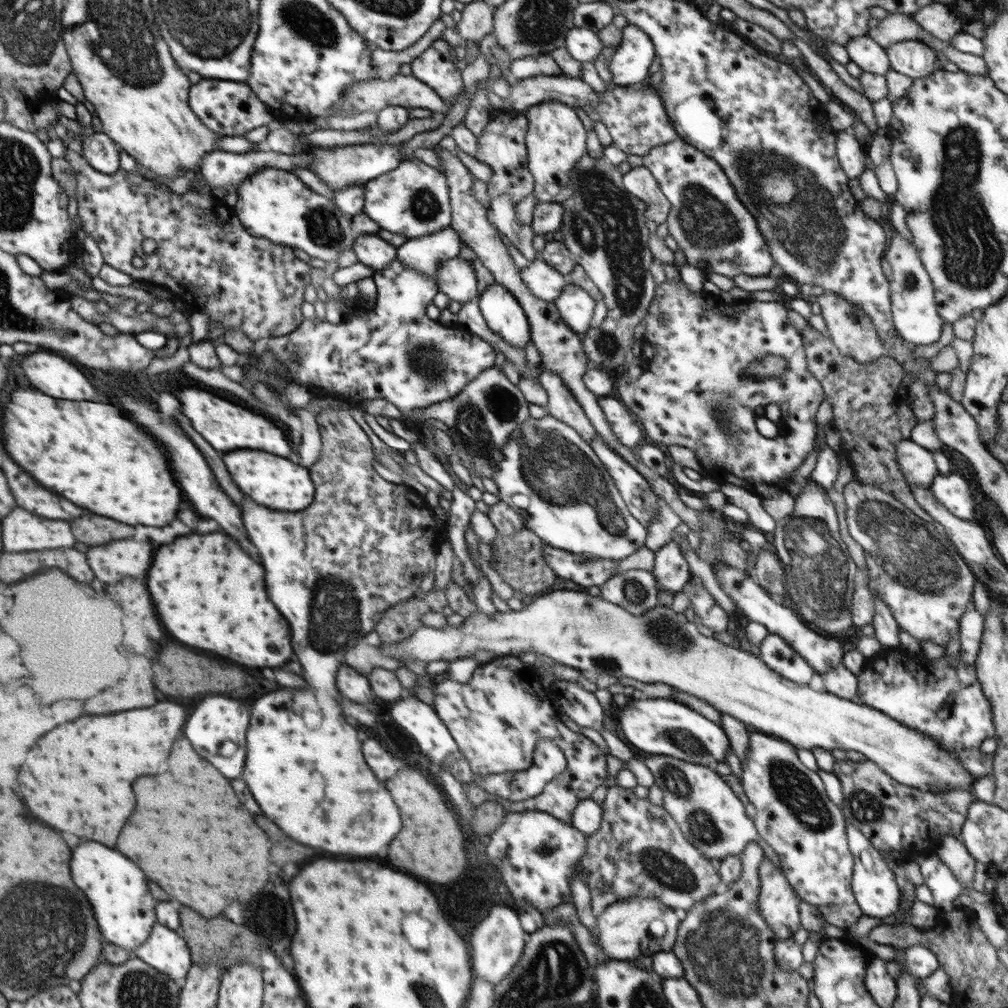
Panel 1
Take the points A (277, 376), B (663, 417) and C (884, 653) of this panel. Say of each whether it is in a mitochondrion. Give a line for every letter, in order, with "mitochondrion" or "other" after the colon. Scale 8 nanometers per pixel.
A: mitochondrion
B: other
C: other

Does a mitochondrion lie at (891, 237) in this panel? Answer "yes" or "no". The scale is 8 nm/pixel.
no

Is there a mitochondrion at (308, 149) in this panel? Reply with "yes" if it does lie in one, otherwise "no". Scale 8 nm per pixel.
no

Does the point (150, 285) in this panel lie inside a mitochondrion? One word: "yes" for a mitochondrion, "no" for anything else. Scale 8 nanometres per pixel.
no

